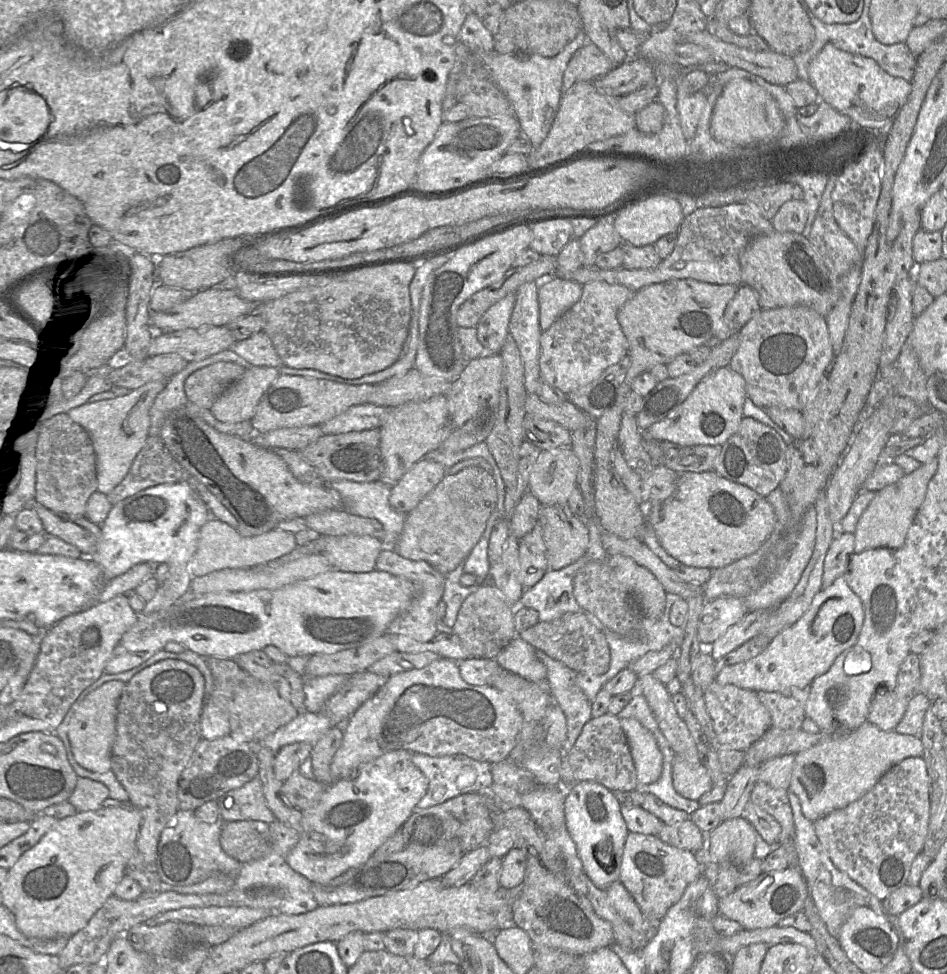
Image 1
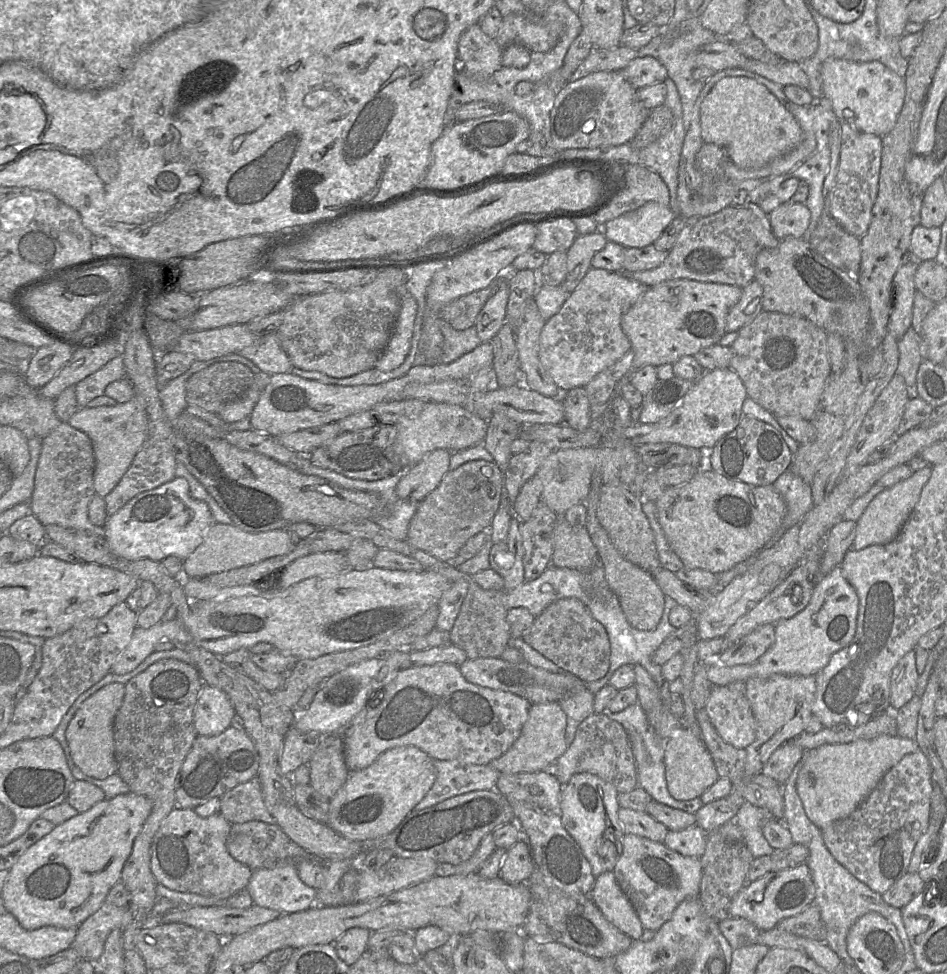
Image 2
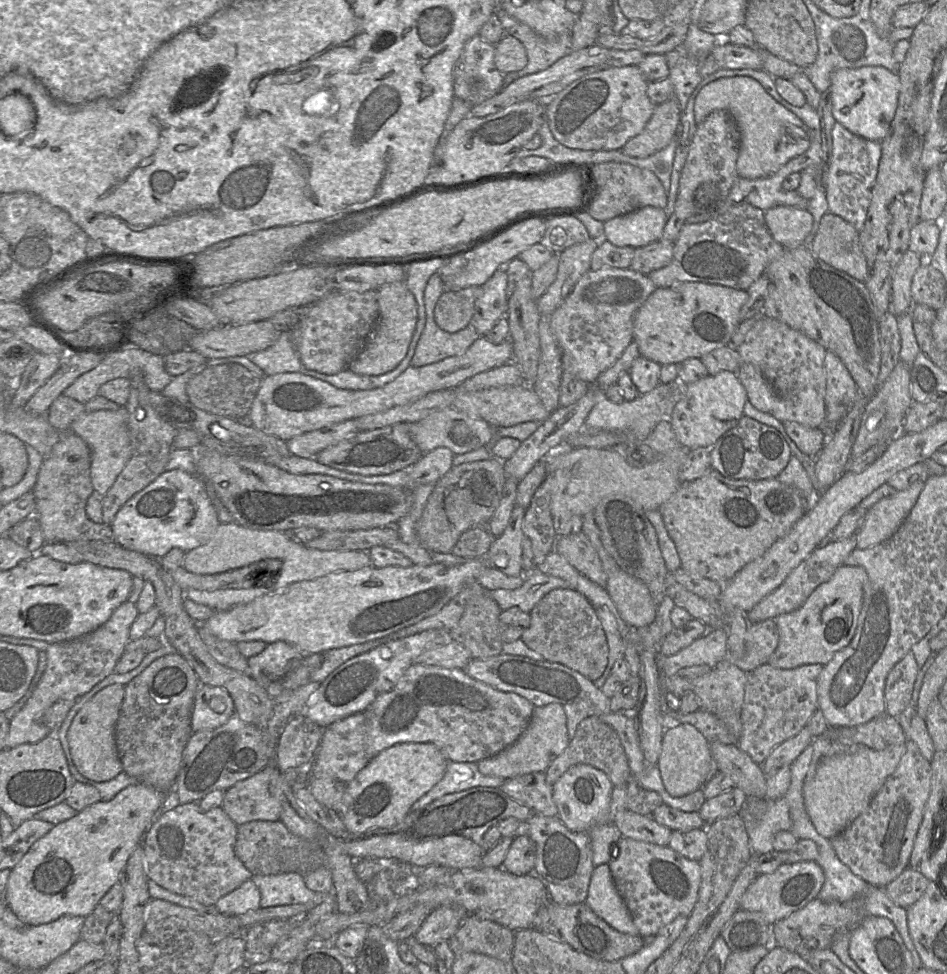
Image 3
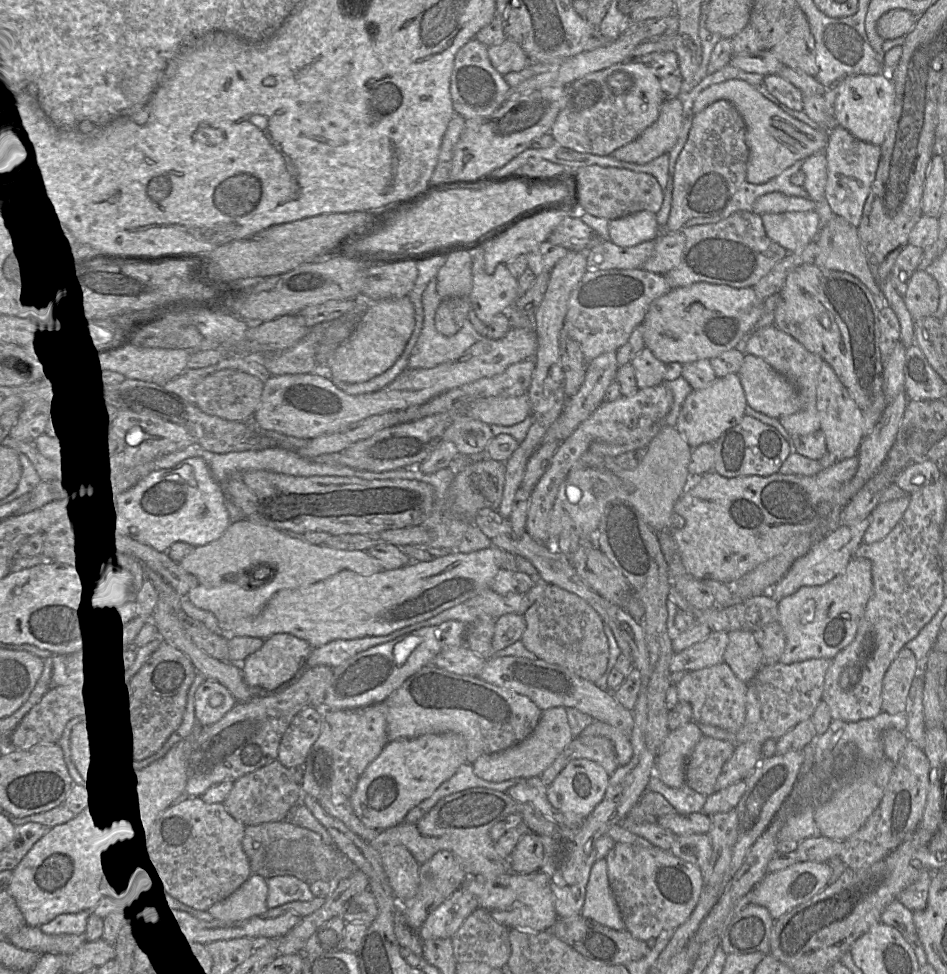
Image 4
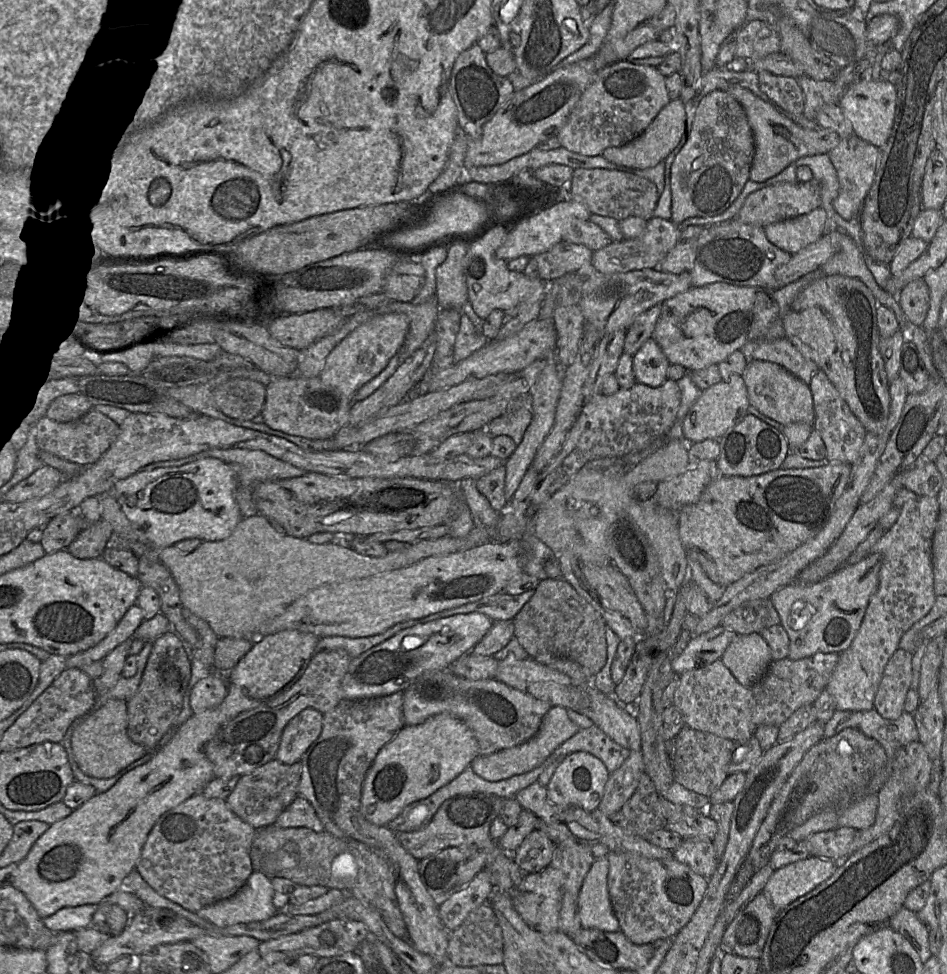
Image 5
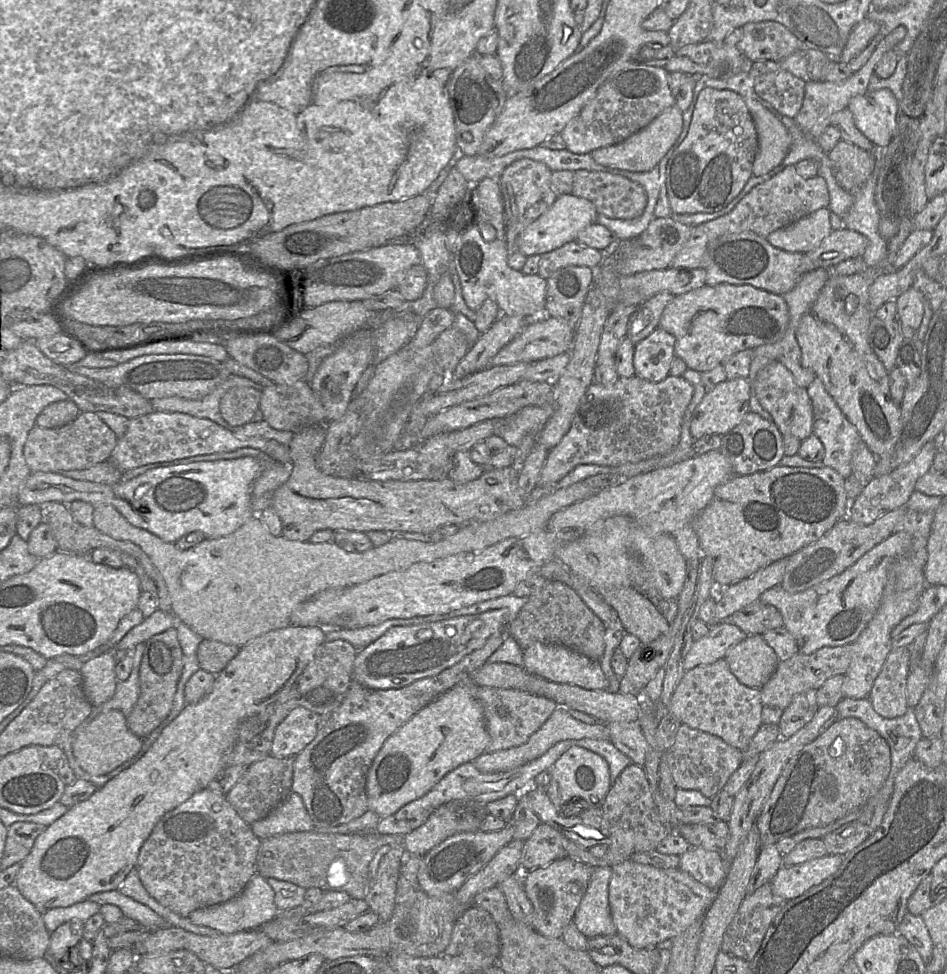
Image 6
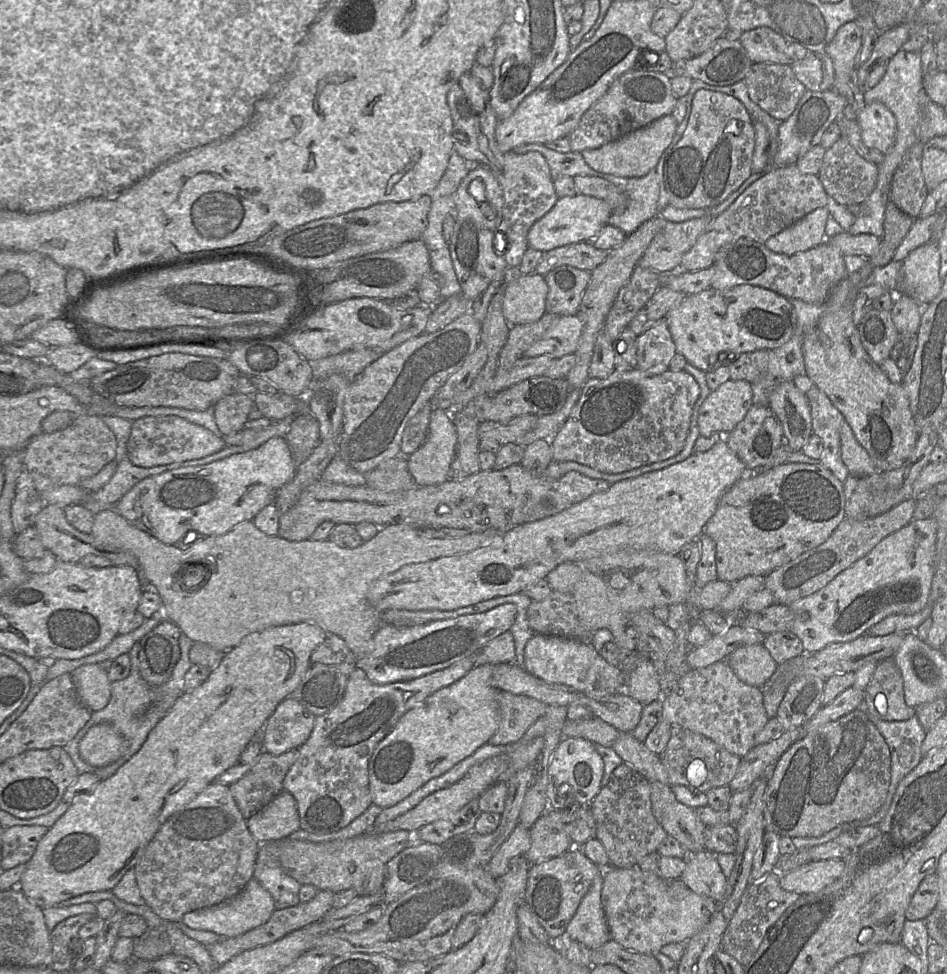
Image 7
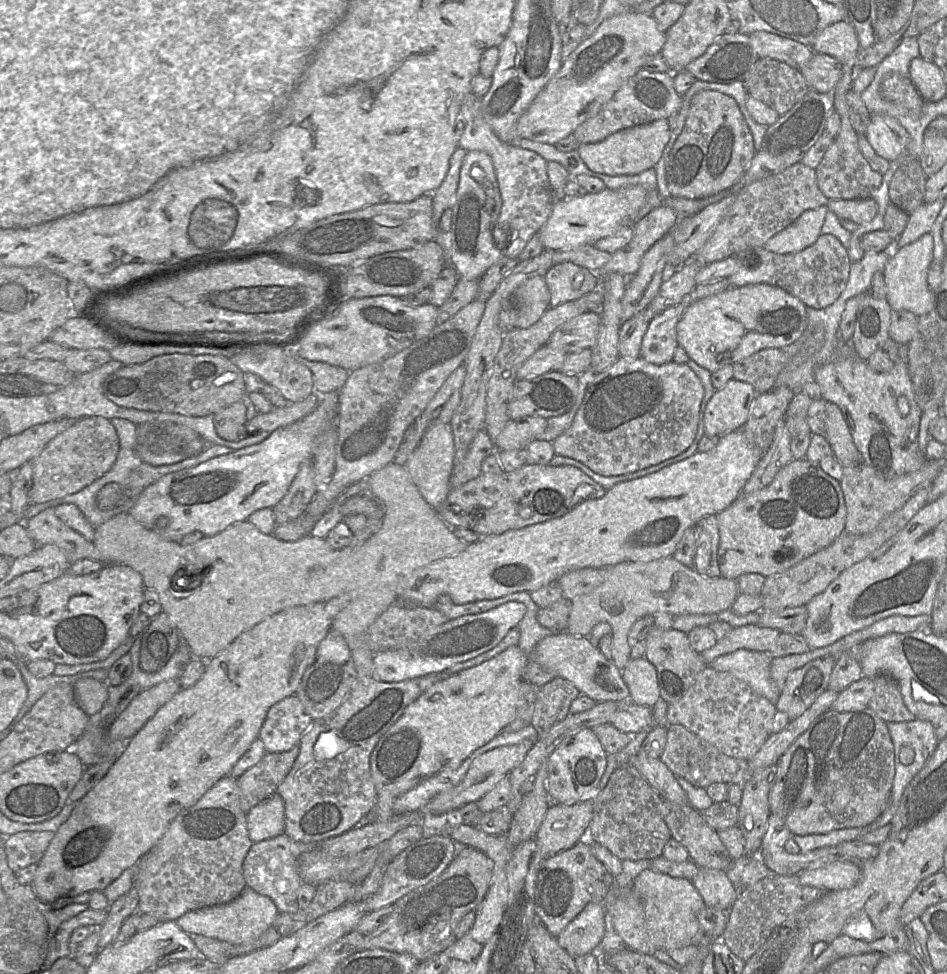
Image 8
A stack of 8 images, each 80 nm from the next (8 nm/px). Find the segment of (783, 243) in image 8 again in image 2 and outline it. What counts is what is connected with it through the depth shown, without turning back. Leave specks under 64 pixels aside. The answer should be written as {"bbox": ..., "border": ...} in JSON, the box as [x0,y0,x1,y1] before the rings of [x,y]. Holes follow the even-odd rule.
{"bbox":[768,201,811,240],"border":[[[789,201],[771,211],[768,218],[773,234],[783,240],[788,237],[802,238],[811,214],[806,204]]]}

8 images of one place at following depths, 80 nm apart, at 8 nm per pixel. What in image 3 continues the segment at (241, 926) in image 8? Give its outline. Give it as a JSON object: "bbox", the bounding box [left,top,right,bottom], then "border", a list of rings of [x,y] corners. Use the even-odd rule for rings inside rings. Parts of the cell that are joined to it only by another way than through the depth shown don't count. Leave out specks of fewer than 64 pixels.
{"bbox":[215,879,261,916],"border":[[[252,879],[220,898],[215,909],[226,916],[238,916],[260,908],[261,894]]]}

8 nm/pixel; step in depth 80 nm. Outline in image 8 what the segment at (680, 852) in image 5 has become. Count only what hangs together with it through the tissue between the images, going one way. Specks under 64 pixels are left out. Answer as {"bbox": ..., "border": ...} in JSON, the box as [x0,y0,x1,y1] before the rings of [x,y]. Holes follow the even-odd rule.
{"bbox":[691,868,739,911],"border":[[[700,868],[691,882],[703,898],[706,907],[729,911],[739,895],[739,890],[722,870]]]}

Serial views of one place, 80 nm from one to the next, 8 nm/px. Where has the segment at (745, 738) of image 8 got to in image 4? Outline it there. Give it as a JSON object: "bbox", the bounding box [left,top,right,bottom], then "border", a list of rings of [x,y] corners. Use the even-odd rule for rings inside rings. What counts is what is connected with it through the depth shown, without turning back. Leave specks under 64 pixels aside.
{"bbox":[677,661,747,734],"border":[[[724,661],[701,670],[688,671],[677,684],[679,701],[692,706],[692,721],[725,729],[736,734],[746,716],[747,683],[741,681]]]}

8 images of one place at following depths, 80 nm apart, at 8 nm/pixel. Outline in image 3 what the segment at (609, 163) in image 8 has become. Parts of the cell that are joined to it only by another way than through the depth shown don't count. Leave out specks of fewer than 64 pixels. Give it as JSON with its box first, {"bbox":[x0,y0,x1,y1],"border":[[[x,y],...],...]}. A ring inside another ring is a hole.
{"bbox":[621,98,681,158],"border":[[[675,98],[659,104],[643,130],[621,151],[631,157],[646,158],[665,148],[679,135],[681,109]]]}

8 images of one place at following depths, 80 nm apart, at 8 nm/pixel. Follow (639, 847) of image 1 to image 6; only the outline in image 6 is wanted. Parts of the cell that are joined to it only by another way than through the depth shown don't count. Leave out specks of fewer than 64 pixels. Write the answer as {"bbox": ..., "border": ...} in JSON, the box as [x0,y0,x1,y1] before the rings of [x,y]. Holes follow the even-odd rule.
{"bbox":[608,859,716,948],"border":[[[631,859],[611,866],[608,885],[610,914],[616,933],[634,948],[656,947],[683,933],[705,915],[716,893],[679,868],[660,869]]]}

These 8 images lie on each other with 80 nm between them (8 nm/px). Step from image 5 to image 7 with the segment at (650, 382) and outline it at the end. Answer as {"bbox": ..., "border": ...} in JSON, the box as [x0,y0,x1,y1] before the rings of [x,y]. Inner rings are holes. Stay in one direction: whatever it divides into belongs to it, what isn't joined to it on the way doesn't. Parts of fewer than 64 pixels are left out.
{"bbox":[637,317,676,374],"border":[[[665,317],[637,338],[637,368],[649,374],[668,370],[676,347]]]}

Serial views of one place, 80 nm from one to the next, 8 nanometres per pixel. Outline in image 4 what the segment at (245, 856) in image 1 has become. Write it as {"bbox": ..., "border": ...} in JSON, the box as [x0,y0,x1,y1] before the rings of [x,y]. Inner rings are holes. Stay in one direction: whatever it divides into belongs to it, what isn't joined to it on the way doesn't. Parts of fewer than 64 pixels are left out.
{"bbox":[242,821,356,884],"border":[[[289,821],[246,826],[242,847],[248,857],[251,872],[265,879],[275,876],[294,876],[308,884],[317,880],[331,883],[349,878],[356,865],[333,844],[326,844],[317,833]]]}

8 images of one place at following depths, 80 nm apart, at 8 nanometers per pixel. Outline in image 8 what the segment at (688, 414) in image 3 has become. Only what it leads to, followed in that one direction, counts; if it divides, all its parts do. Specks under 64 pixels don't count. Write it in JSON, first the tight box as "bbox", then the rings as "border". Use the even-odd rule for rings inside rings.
{"bbox":[704,378,757,436],"border":[[[731,378],[723,388],[715,390],[704,411],[704,435],[722,436],[740,430],[748,419],[757,393],[750,383]]]}

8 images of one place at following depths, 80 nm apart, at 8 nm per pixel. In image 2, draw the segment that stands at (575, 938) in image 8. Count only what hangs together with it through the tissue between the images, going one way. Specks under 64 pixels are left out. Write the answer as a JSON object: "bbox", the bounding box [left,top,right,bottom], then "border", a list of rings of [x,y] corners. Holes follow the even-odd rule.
{"bbox":[590,871,644,941],"border":[[[605,871],[595,878],[590,899],[603,916],[622,933],[634,941],[641,938],[644,932],[642,923],[612,871]]]}

